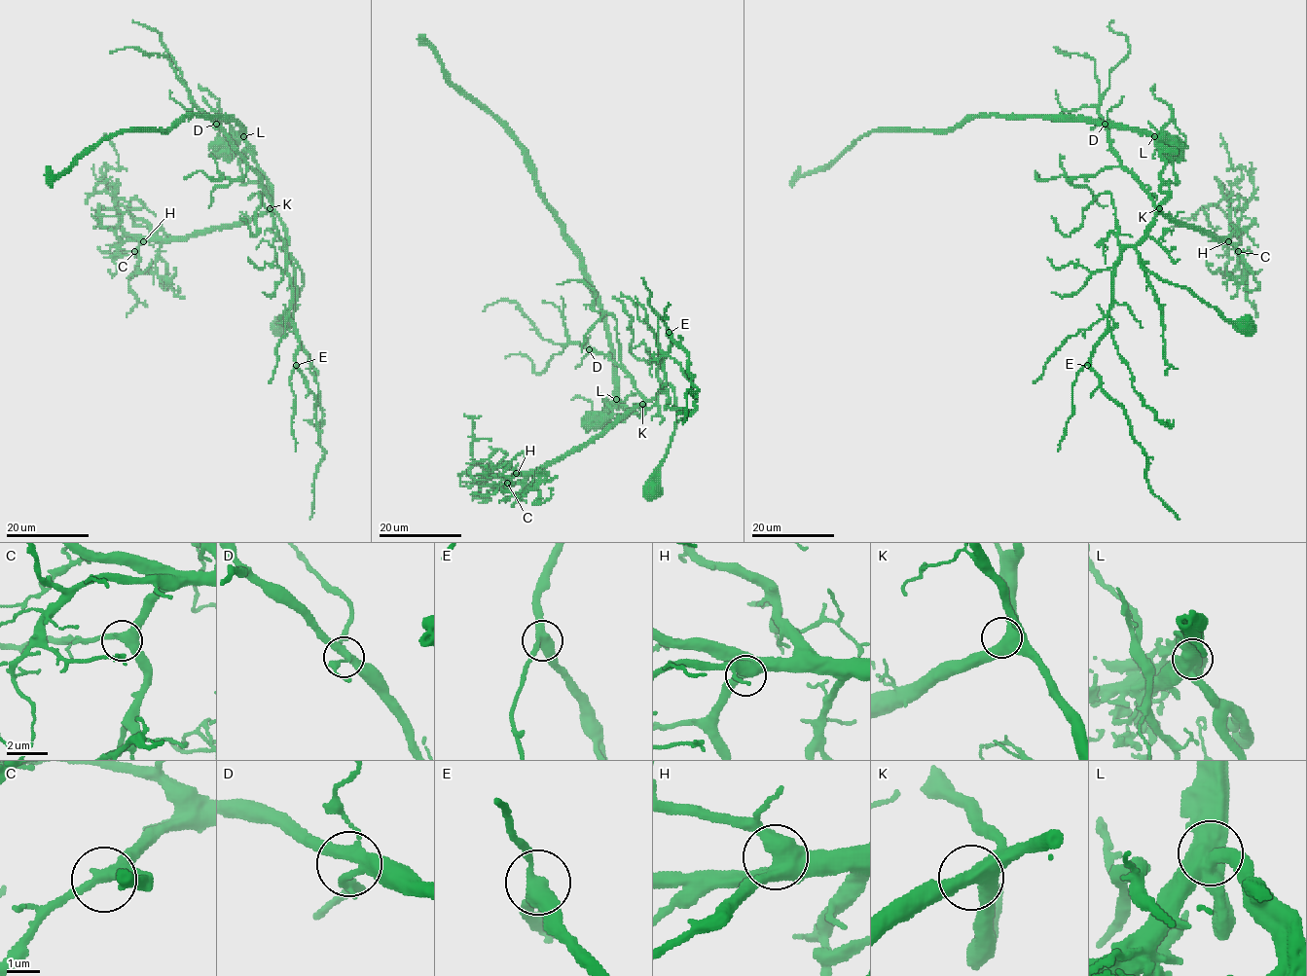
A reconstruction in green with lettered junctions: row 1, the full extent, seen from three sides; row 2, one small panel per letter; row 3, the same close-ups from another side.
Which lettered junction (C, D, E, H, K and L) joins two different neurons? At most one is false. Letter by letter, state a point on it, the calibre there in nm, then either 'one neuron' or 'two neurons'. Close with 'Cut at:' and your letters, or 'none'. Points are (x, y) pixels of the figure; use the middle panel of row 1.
C: place (507, 483); calibre 360 nm; one neuron
D: place (589, 349); calibre 360 nm; one neuron
E: place (669, 332); calibre 400 nm; one neuron
H: place (516, 473); calibre 480 nm; one neuron
K: place (642, 404); calibre 480 nm; one neuron
L: place (616, 399); calibre 550 nm; two neurons
Cut at: L

